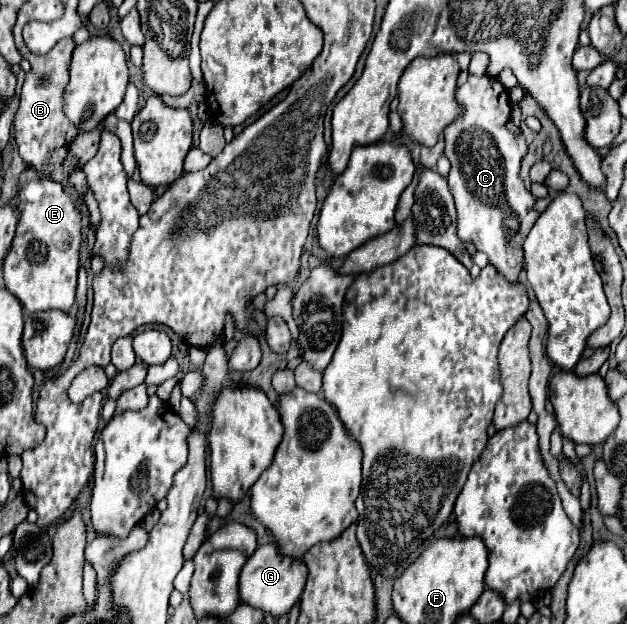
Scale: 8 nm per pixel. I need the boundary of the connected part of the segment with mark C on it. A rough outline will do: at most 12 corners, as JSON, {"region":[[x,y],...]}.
{"region":[[468,76],[444,130],[456,232],[510,282],[538,214],[508,90]]}

